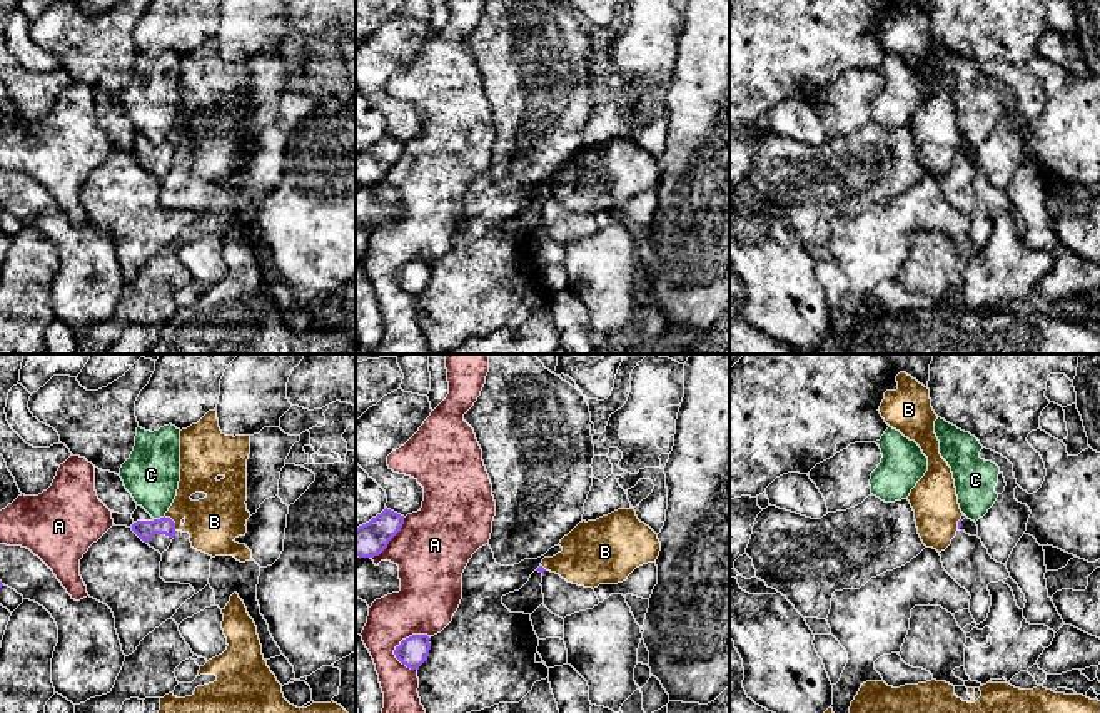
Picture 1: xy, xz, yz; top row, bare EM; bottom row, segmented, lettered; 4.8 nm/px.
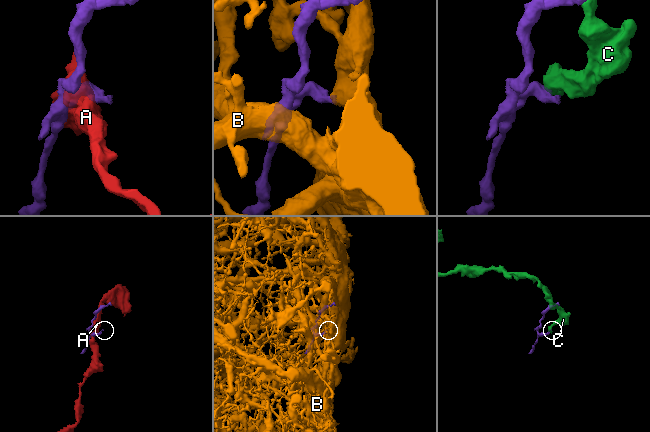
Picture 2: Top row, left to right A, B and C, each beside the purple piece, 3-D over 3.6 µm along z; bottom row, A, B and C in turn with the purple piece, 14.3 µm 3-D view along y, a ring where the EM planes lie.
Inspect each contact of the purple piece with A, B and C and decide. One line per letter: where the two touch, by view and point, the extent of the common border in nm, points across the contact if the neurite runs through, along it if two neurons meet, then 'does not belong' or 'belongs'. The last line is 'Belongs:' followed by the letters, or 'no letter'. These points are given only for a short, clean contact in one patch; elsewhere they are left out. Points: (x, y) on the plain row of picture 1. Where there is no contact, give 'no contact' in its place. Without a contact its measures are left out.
A: contact xz (406, 264); length 200 nm; does not belong
B: contact xy (174, 149); length 100 nm; way xy (144, 156), (174, 149), (191, 152), (214, 147); belongs
C: contact xy (161, 144); length 60 nm; does not belong
Belongs: B

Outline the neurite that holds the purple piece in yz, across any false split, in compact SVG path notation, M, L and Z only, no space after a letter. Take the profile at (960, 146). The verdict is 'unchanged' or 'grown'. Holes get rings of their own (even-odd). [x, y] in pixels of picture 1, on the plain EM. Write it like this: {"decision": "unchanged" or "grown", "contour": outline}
{"decision": "grown", "contour": "M898 0L896 8L898 15L885 18L878 37L890 53L915 67L928 83L928 97L911 115L908 127L923 170L941 179L961 154L963 139L953 99L940 80L935 60L938 42L931 33L930 15L908 0Z"}

